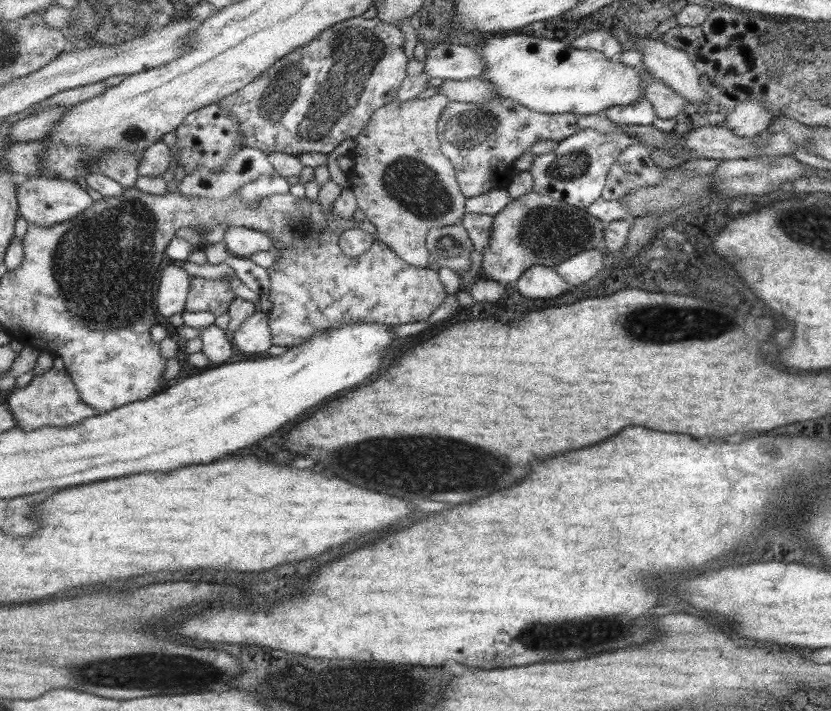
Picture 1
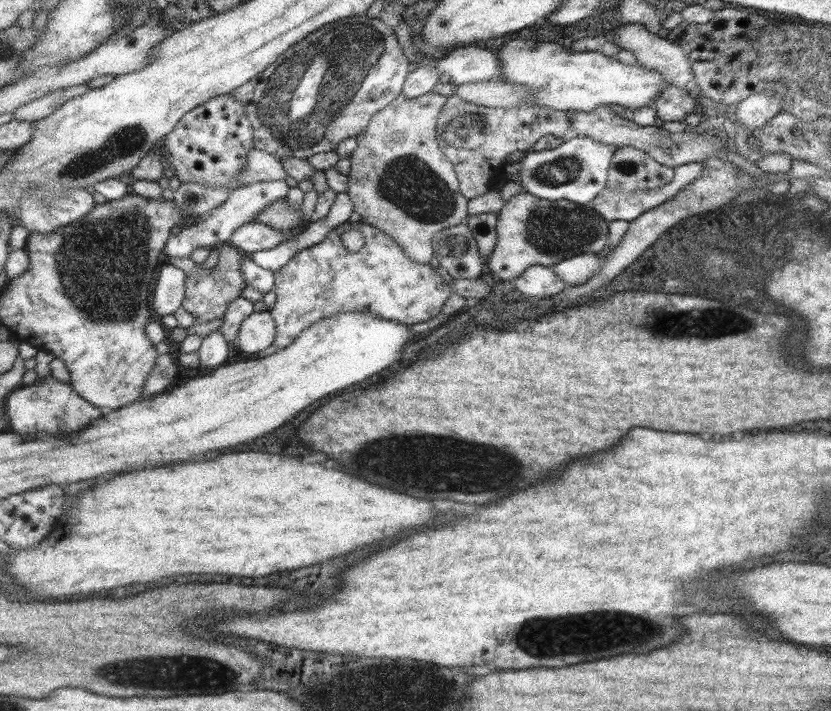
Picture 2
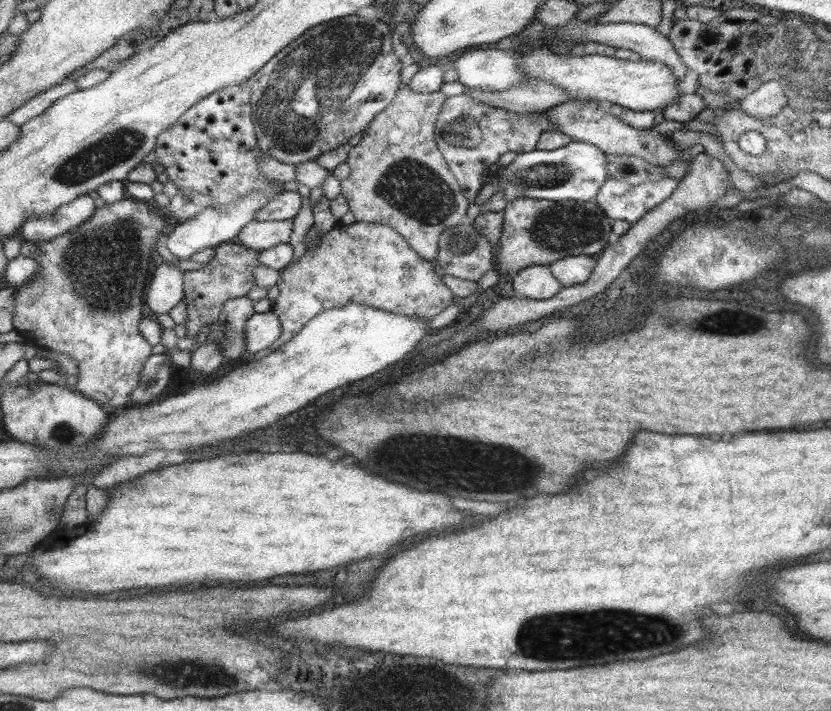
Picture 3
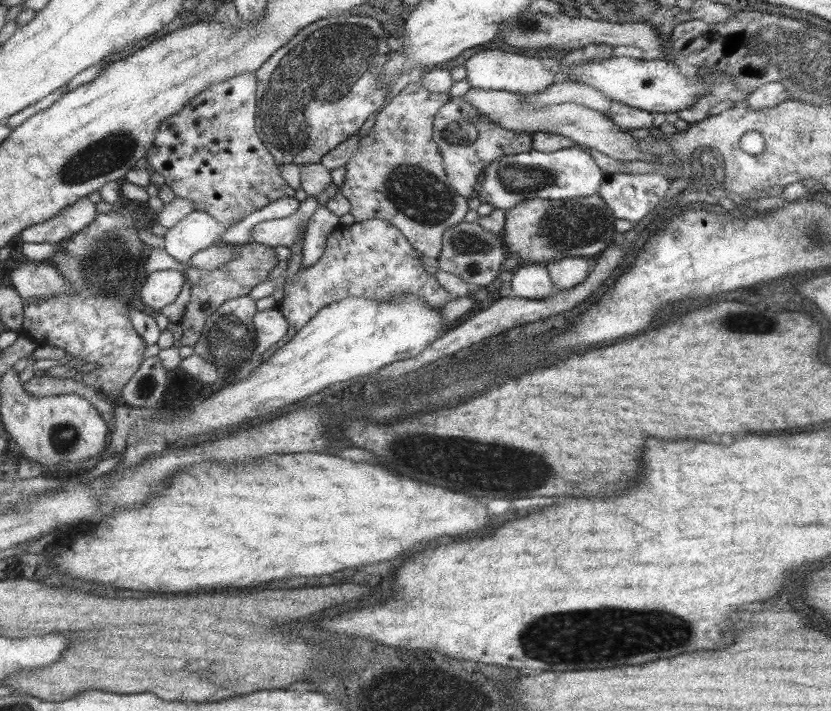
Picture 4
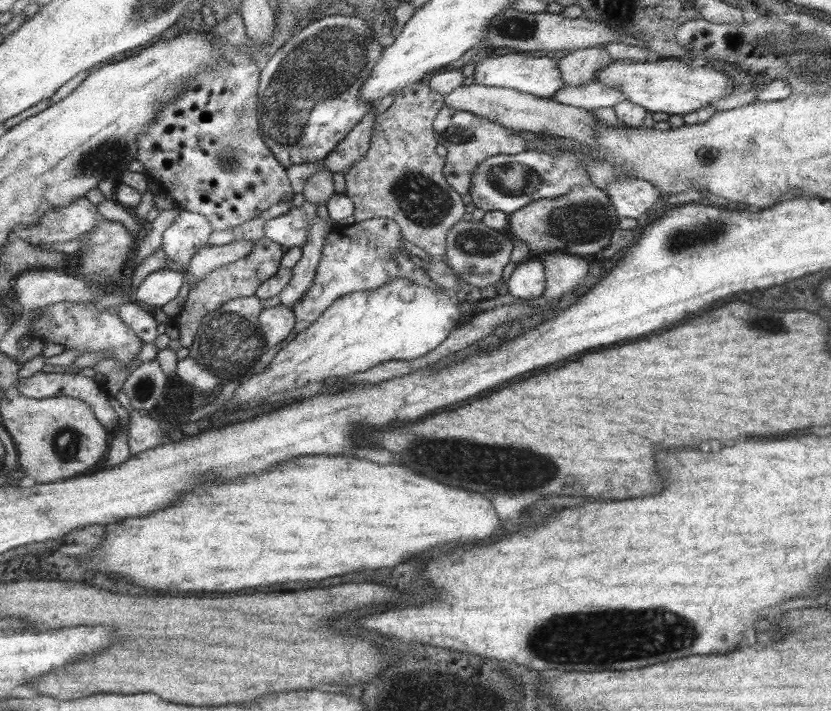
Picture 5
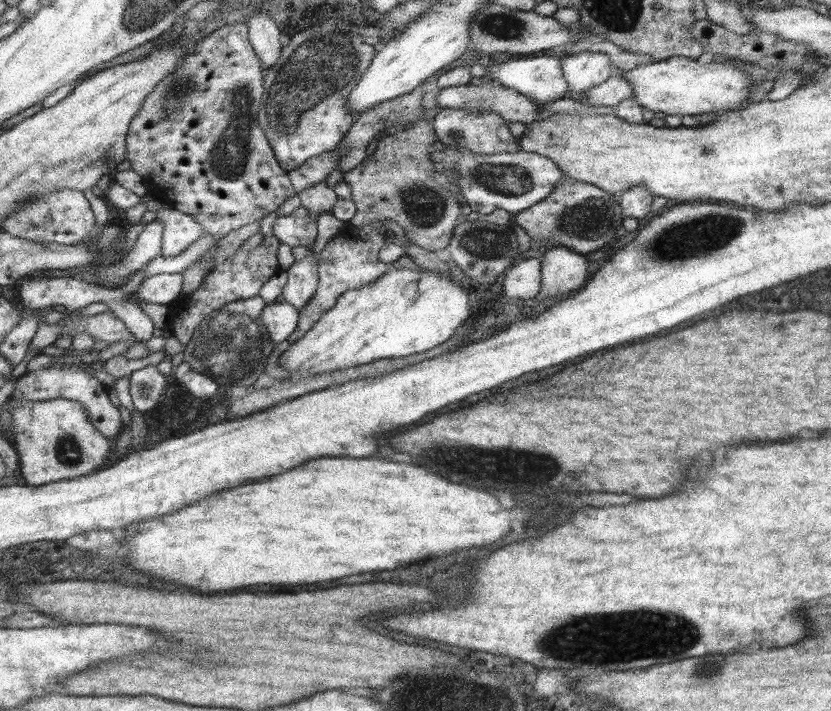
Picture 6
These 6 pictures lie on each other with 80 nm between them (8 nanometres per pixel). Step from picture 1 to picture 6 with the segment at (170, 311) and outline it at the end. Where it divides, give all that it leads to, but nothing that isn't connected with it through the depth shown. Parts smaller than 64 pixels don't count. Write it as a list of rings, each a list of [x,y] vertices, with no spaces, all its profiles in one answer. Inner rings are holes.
[[[181,273],[156,275],[147,278],[137,292],[127,295],[126,298],[171,307],[171,302],[182,294],[184,277]]]

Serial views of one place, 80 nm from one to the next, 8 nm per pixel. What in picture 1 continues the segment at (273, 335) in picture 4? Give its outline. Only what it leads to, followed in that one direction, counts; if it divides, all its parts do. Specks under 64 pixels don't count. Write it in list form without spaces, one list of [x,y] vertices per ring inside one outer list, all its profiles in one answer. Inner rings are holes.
[[[260,310],[230,335],[235,351],[239,353],[263,354],[273,346],[268,315]]]

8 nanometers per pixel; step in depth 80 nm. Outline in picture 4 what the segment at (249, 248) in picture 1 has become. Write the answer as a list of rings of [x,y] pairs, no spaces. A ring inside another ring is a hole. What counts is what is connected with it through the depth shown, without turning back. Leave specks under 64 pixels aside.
[[[307,195],[291,216],[266,220],[252,226],[249,229],[249,242],[271,247],[290,247],[295,244],[300,234],[303,233],[303,224],[307,222],[313,211],[319,206],[315,197]]]

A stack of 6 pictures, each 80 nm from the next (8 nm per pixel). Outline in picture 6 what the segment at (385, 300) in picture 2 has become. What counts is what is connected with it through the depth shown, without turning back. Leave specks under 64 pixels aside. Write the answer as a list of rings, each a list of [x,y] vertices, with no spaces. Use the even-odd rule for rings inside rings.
[[[381,222],[375,224],[365,225],[360,229],[353,226],[346,225],[339,229],[338,234],[329,237],[326,244],[323,246],[321,252],[317,257],[317,272],[318,285],[315,292],[307,300],[307,304],[300,308],[300,318],[297,321],[296,329],[281,343],[273,345],[273,350],[268,354],[267,368],[265,372],[271,378],[281,380],[287,378],[286,372],[278,366],[278,358],[284,350],[287,350],[298,338],[301,338],[317,321],[327,313],[333,305],[336,304],[337,298],[340,297],[346,290],[359,288],[365,286],[370,282],[375,282],[385,272],[396,270],[400,268],[408,268],[409,270],[416,270],[416,264],[411,260],[411,257],[406,255],[400,256],[393,263],[382,263],[377,259],[377,252],[379,248],[385,245],[384,231],[386,231]]]

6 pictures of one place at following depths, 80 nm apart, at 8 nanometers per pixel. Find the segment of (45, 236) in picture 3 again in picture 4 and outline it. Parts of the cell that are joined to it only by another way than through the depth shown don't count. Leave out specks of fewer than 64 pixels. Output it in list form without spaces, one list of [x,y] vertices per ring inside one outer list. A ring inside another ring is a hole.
[[[83,197],[71,206],[60,210],[48,222],[28,226],[18,237],[17,242],[48,242],[58,244],[67,240],[72,234],[86,229],[99,212],[95,208],[95,202],[88,197]]]

